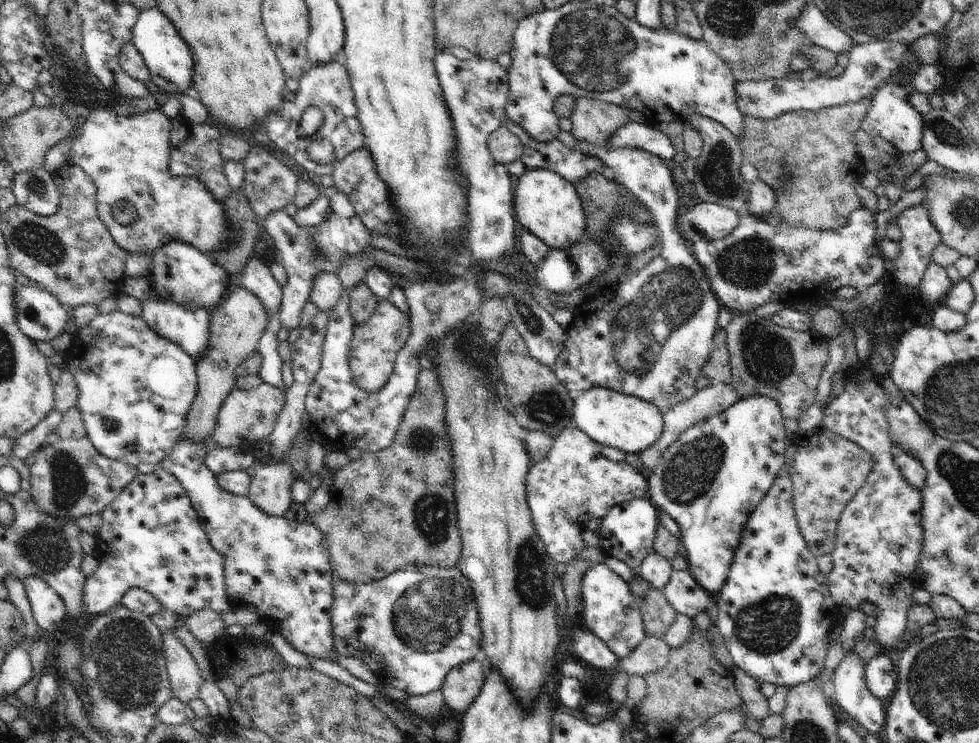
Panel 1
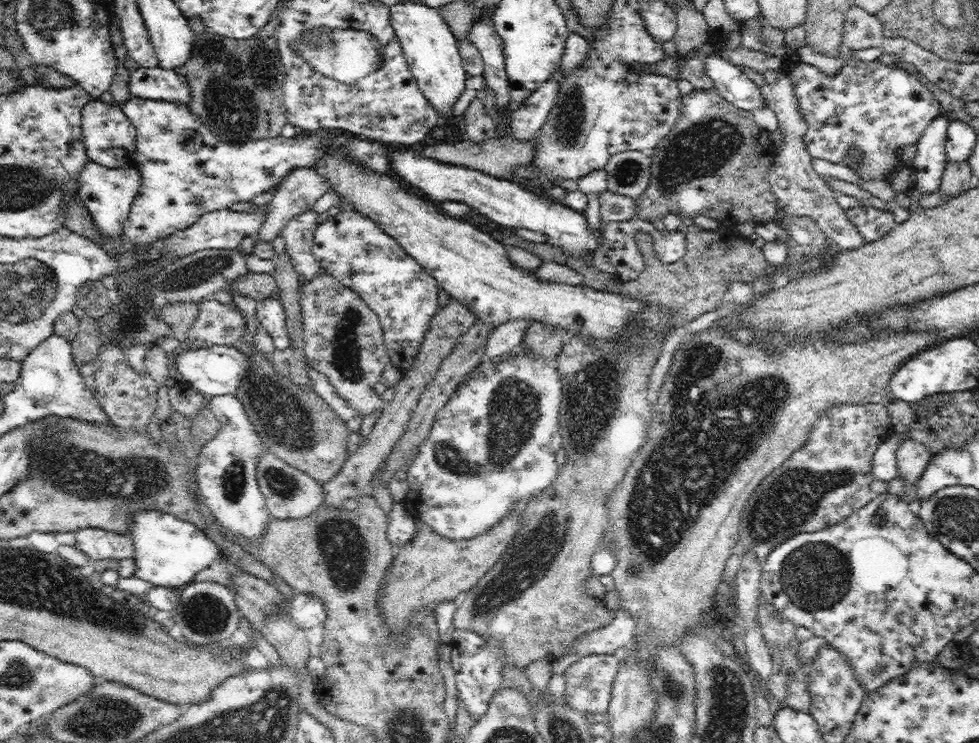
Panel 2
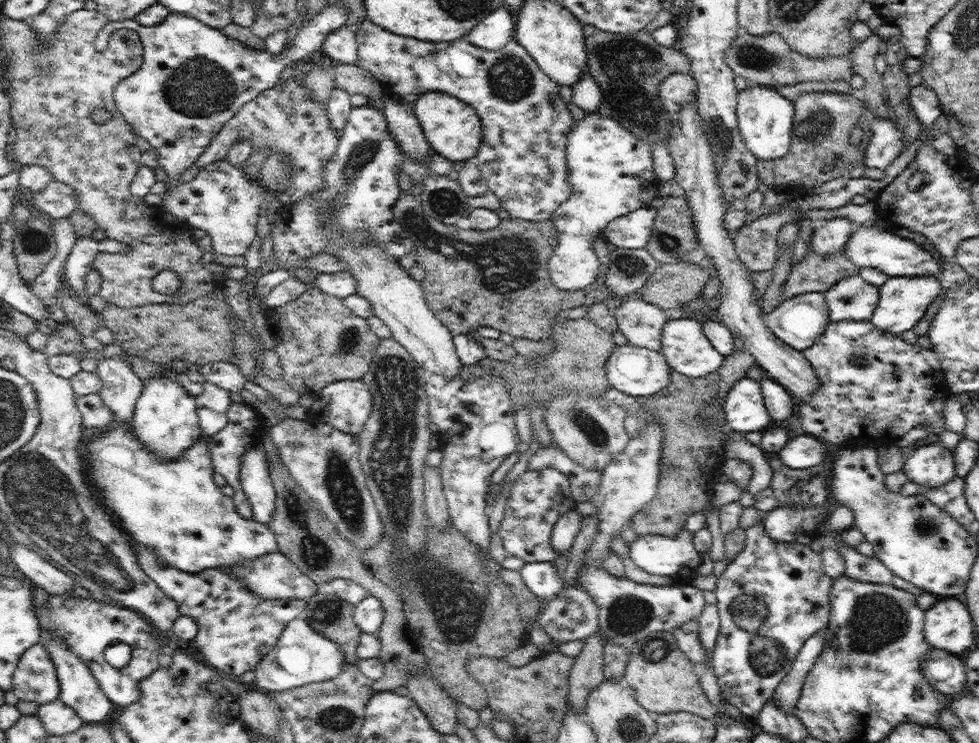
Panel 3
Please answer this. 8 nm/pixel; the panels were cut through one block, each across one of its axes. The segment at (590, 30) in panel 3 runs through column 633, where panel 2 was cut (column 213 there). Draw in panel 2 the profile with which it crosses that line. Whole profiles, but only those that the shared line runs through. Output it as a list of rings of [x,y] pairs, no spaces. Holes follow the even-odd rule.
[[[206,30],[195,35],[191,45],[191,55],[183,64],[191,92],[189,107],[204,125],[227,143],[280,135],[287,117],[283,101],[285,68],[276,37],[254,35],[236,40]]]

